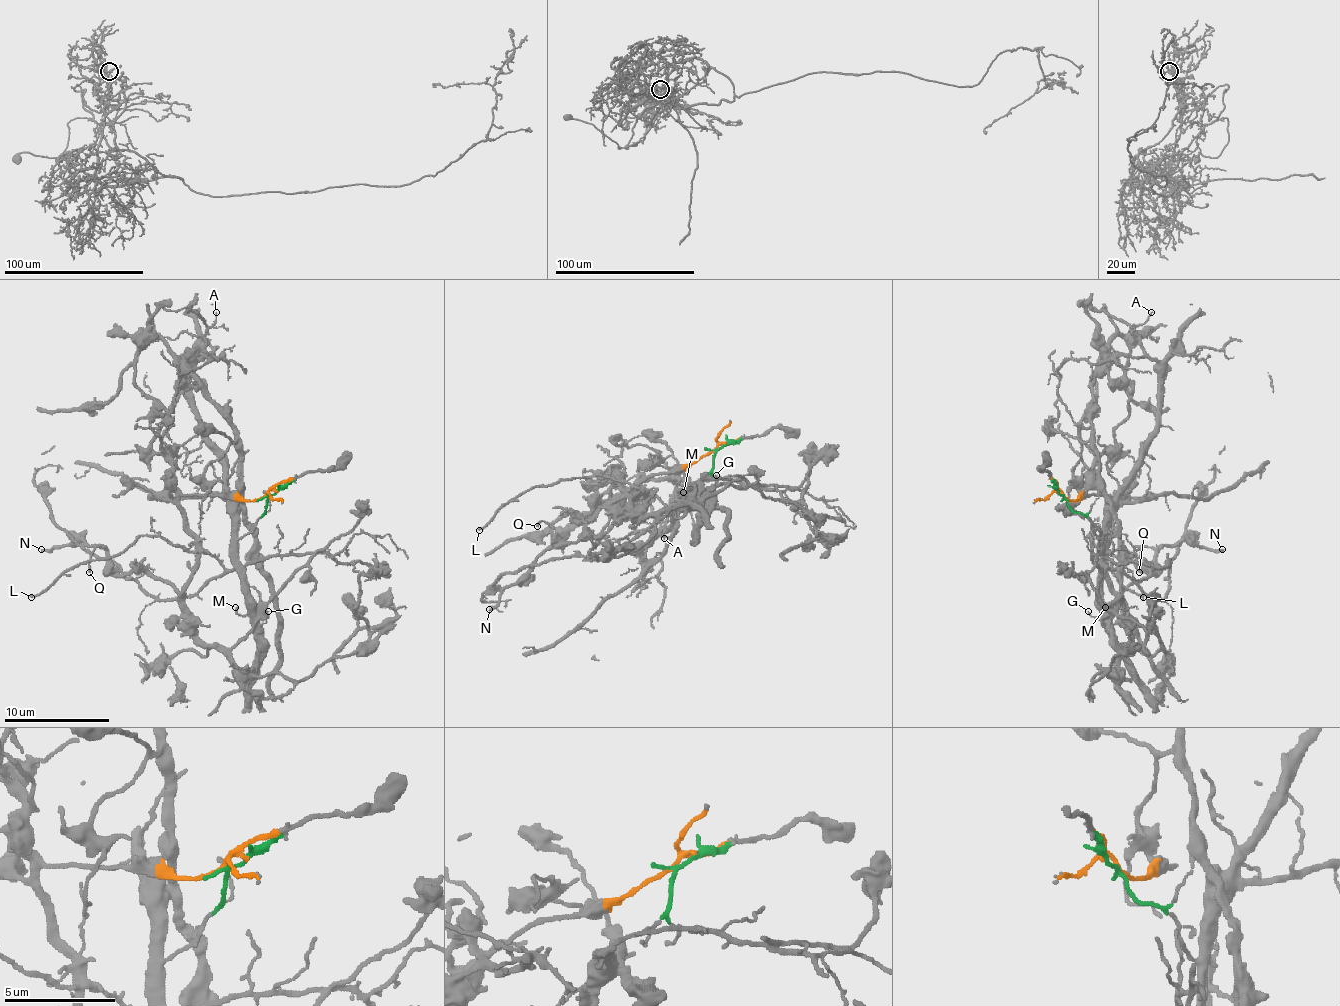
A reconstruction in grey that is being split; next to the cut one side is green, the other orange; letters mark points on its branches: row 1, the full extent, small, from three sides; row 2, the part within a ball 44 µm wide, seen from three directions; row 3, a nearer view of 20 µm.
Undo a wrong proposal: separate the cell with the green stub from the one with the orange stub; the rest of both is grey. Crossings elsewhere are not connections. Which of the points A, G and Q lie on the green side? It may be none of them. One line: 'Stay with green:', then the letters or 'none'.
Stay with green: A, G

